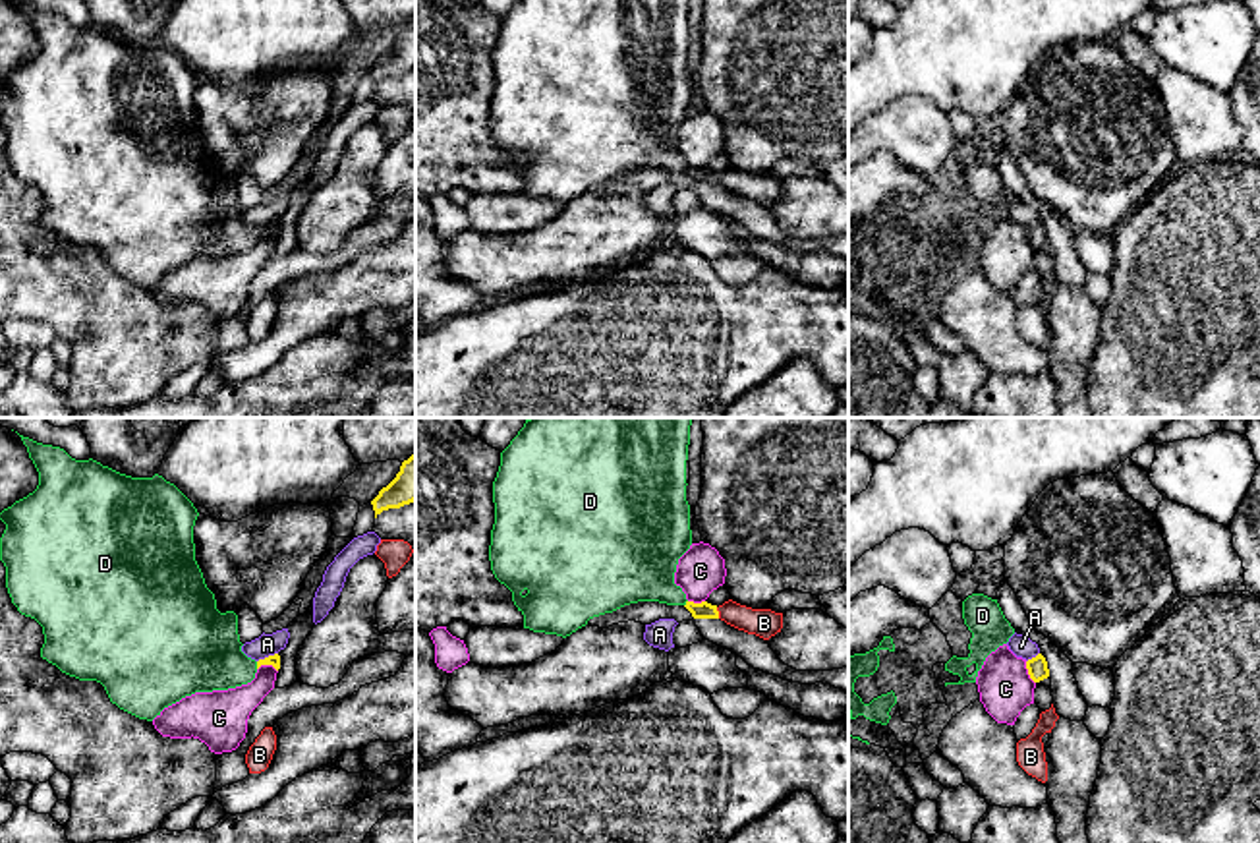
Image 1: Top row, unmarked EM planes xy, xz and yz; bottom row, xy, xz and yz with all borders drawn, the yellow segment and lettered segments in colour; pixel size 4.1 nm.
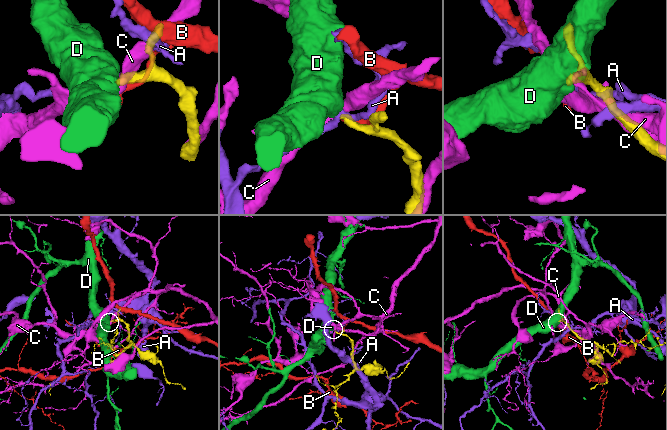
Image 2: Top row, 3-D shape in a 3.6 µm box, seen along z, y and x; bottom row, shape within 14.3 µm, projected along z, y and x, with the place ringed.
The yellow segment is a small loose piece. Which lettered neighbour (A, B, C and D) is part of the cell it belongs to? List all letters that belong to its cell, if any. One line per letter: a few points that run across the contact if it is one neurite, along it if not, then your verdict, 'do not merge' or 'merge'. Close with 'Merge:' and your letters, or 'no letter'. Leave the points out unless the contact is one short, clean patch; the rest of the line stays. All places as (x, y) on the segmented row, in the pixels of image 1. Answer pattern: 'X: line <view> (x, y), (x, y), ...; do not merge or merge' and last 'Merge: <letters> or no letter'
A: do not merge
B: do not merge
C: do not merge
D: line xy (273, 660), (257, 666), (223, 666), (200, 650); merge
Merge: D

